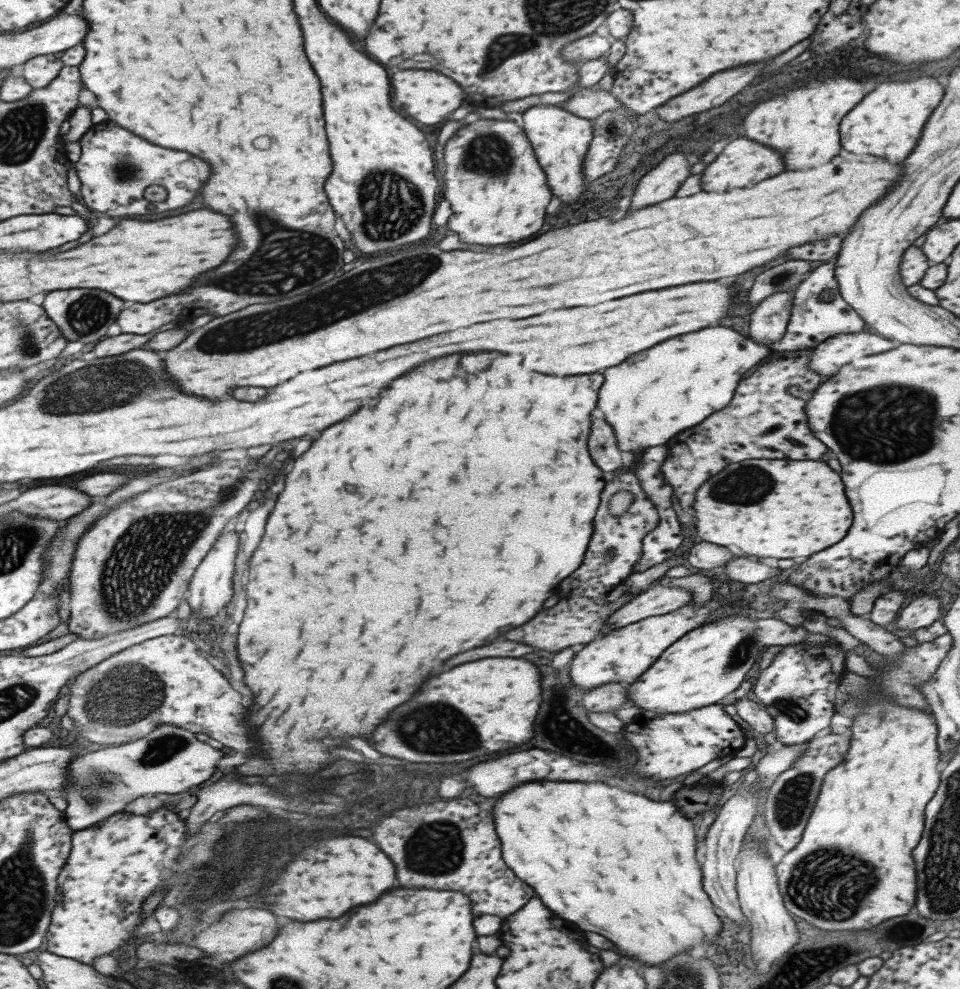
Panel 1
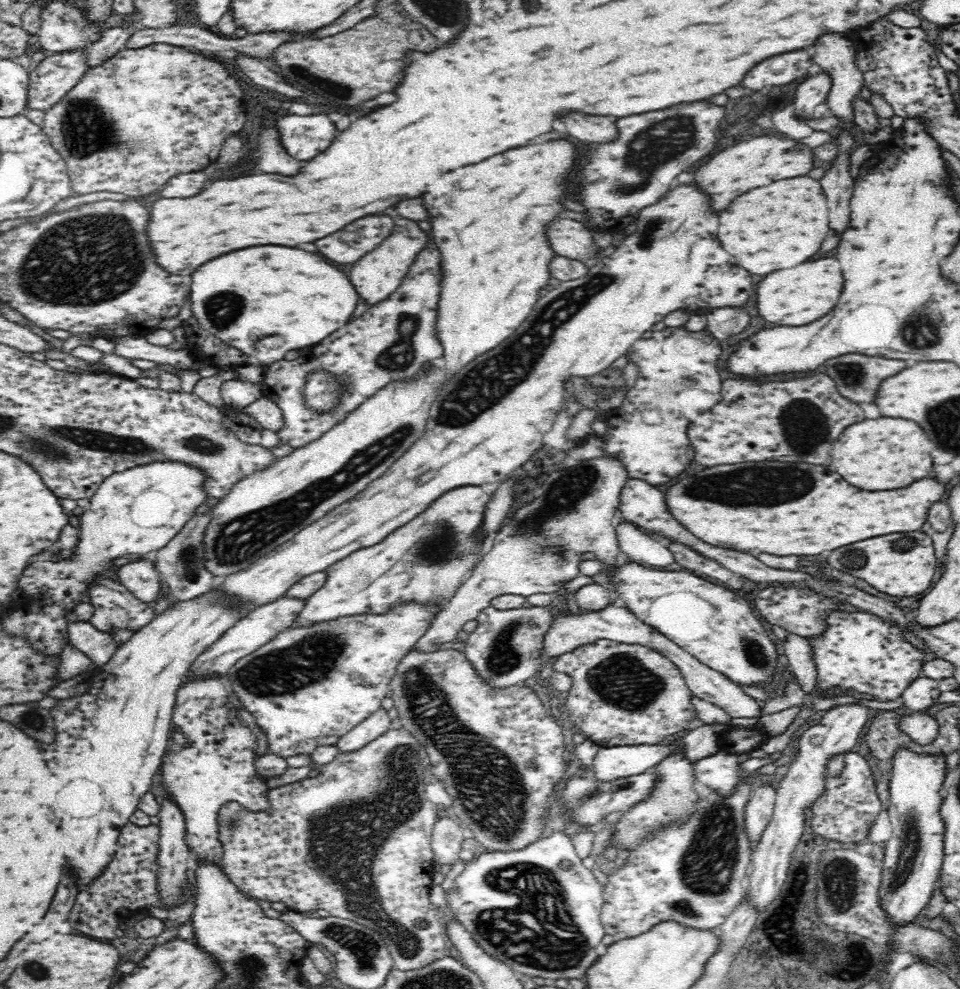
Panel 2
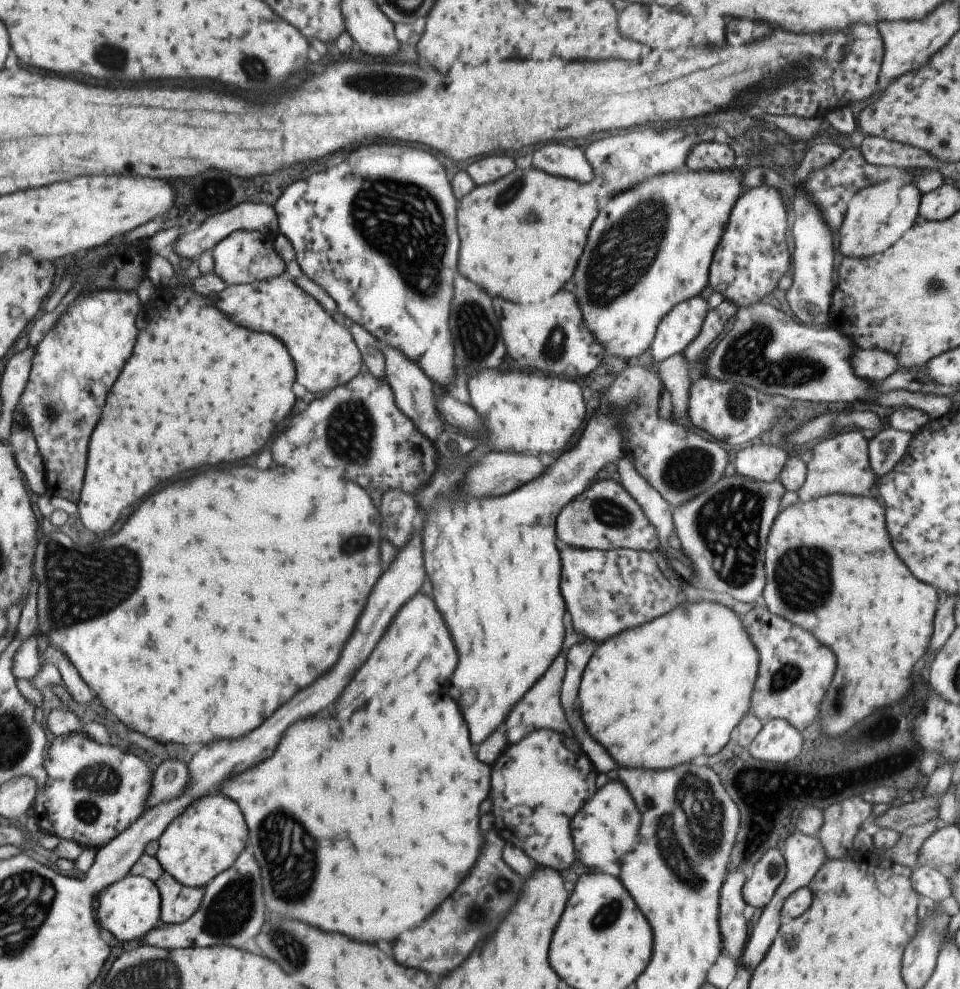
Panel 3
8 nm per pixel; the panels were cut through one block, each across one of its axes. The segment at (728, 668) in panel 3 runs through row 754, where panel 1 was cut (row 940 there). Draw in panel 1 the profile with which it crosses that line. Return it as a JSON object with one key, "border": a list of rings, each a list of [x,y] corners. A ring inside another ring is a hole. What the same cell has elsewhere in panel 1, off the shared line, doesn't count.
{"border":[[[525,782],[519,784],[517,788],[511,788],[507,792],[503,792],[501,796],[495,798],[495,804],[491,808],[493,814],[493,824],[497,830],[497,836],[501,840],[501,856],[503,862],[509,870],[513,870],[513,874],[529,884],[535,894],[539,896],[539,900],[559,918],[569,920],[573,924],[577,924],[581,930],[587,932],[595,932],[605,936],[607,940],[611,940],[617,948],[619,954],[623,956],[631,956],[635,960],[641,960],[649,966],[659,964],[687,948],[693,948],[697,942],[703,940],[713,940],[721,928],[719,916],[713,910],[713,904],[709,900],[709,896],[703,892],[703,884],[701,880],[701,870],[695,862],[695,820],[689,820],[677,806],[673,806],[671,802],[651,802],[645,796],[637,796],[631,792],[623,792],[617,786],[605,786],[603,782]]]}

